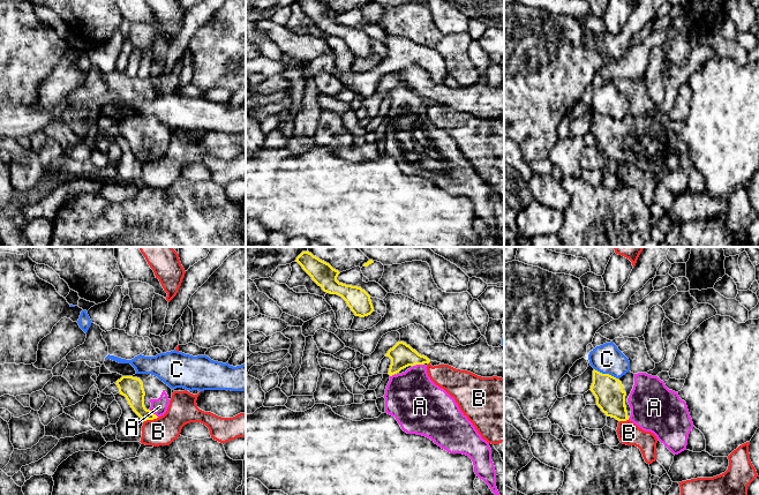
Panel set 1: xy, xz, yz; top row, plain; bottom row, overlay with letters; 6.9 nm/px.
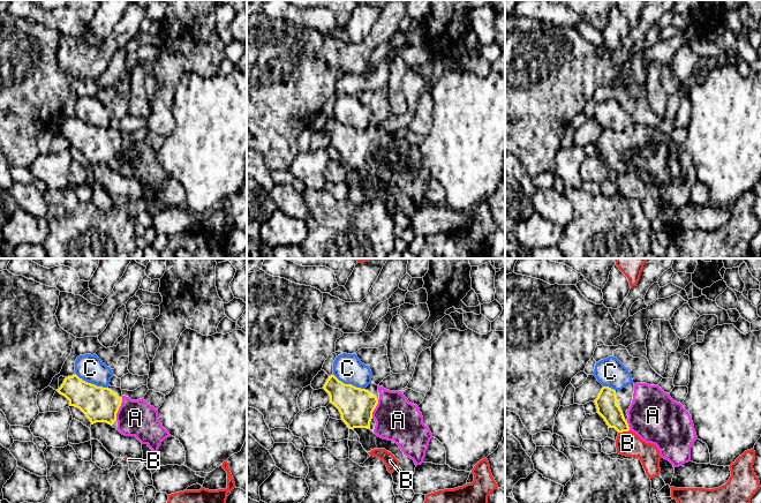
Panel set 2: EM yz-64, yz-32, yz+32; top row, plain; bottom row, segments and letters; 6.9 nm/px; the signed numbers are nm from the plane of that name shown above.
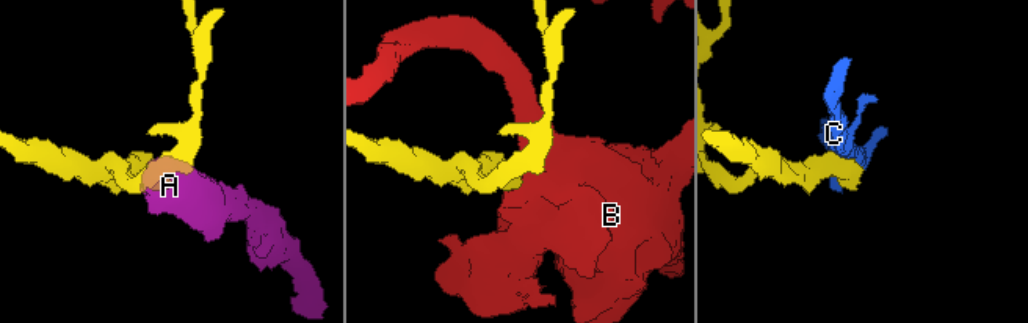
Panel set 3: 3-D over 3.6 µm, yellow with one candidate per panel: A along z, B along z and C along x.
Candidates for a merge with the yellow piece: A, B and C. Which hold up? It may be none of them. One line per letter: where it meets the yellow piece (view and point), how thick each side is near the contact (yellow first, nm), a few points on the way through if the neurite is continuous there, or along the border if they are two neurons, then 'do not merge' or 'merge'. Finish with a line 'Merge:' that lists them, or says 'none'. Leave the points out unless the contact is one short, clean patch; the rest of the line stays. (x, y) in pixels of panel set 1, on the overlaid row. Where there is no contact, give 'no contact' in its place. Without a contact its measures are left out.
A: contact xy (152, 413); calibres 160 and 110 nm; way xy (132, 388), (137, 405), (152, 413), (159, 406); merge
B: contact xy (150, 419); calibres 150 and 200 nm; do not merge
C: contact yz (606, 374); calibres 200 and 200 nm; border yz (594, 368), (602, 373), (608, 373), (616, 379); do not merge
Merge: A

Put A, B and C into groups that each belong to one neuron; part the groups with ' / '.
A / B / C

